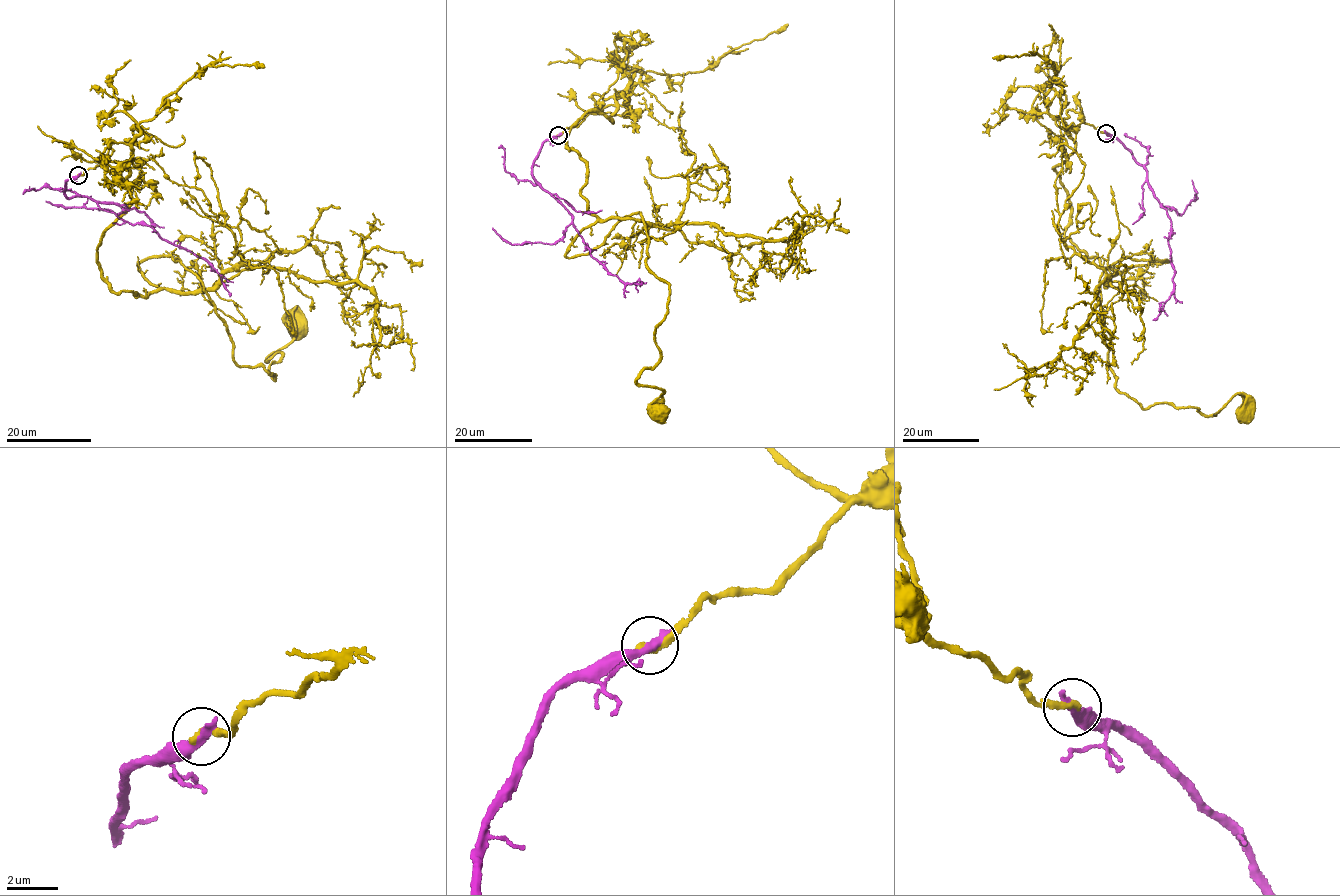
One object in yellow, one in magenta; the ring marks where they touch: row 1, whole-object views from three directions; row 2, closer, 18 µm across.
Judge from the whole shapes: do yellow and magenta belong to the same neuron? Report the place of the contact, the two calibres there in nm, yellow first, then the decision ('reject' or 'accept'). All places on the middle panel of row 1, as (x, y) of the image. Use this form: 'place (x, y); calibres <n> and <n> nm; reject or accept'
place (558, 135); calibres 320 and 400 nm; reject

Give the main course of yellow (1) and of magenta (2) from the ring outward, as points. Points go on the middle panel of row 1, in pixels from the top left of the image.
1: (558, 135), (612, 98), (568, 133), (596, 218), (566, 256), (640, 212), (669, 289), (636, 382), (657, 411)
2: (558, 135), (542, 144), (533, 162), (532, 175), (565, 207), (593, 257), (621, 280), (636, 285), (642, 282)

